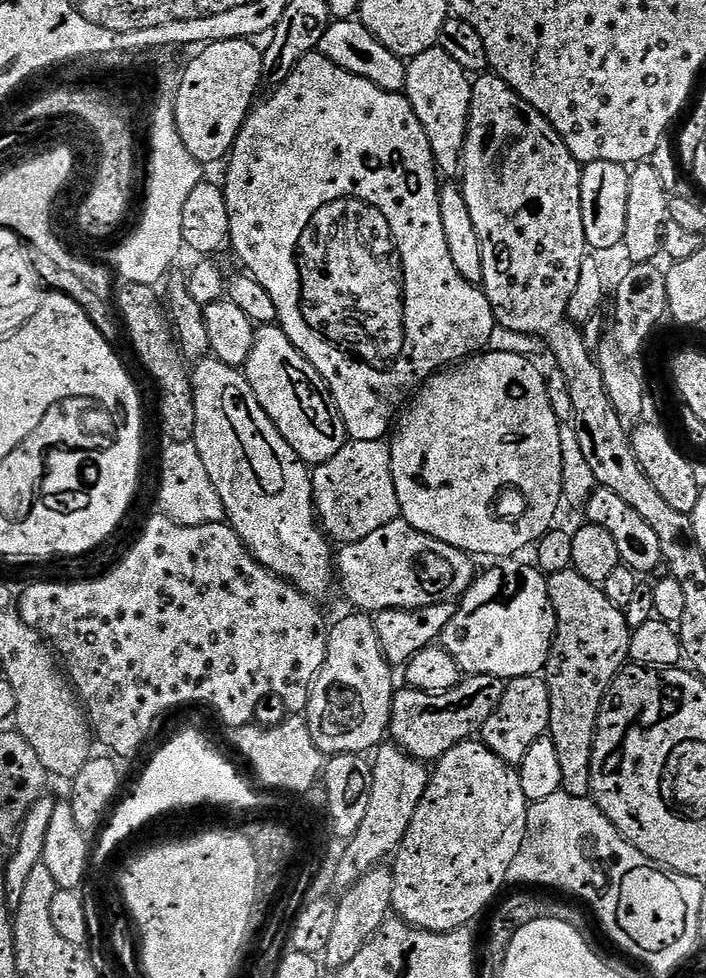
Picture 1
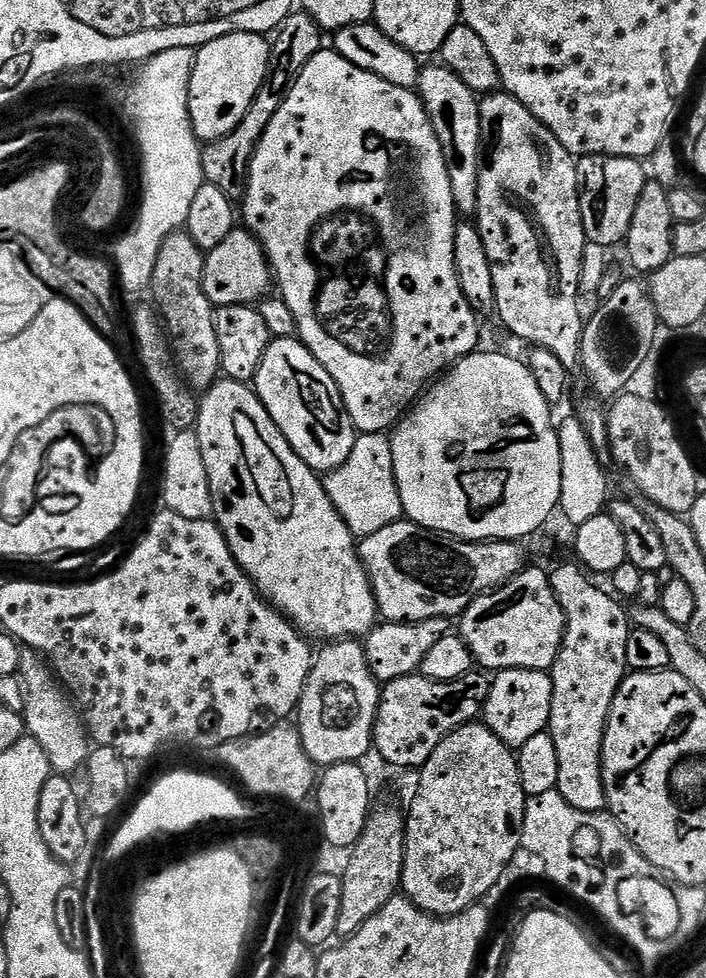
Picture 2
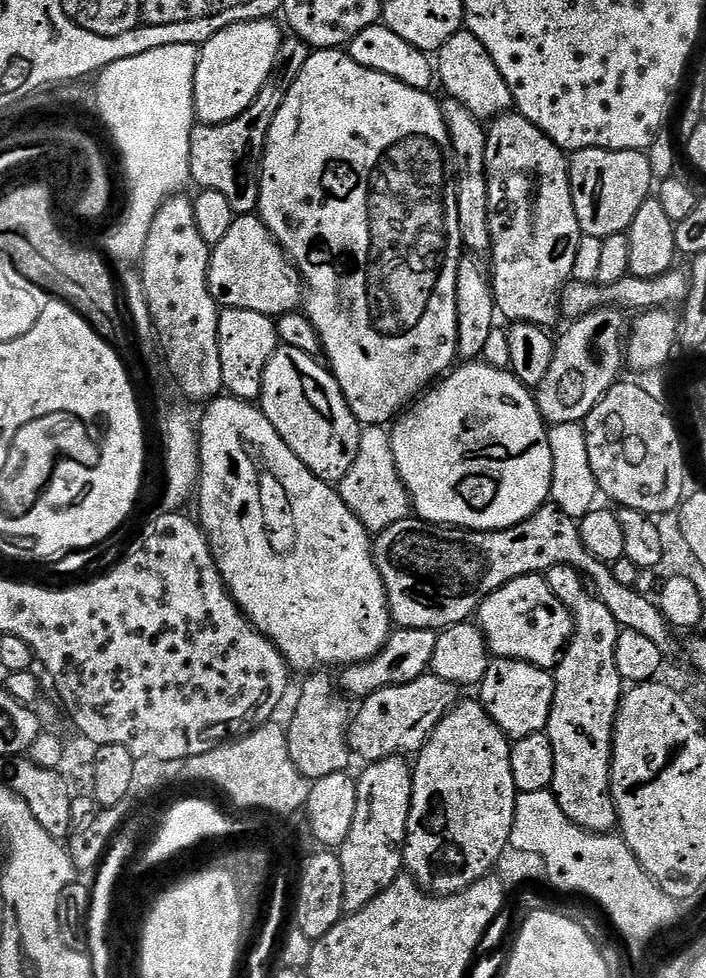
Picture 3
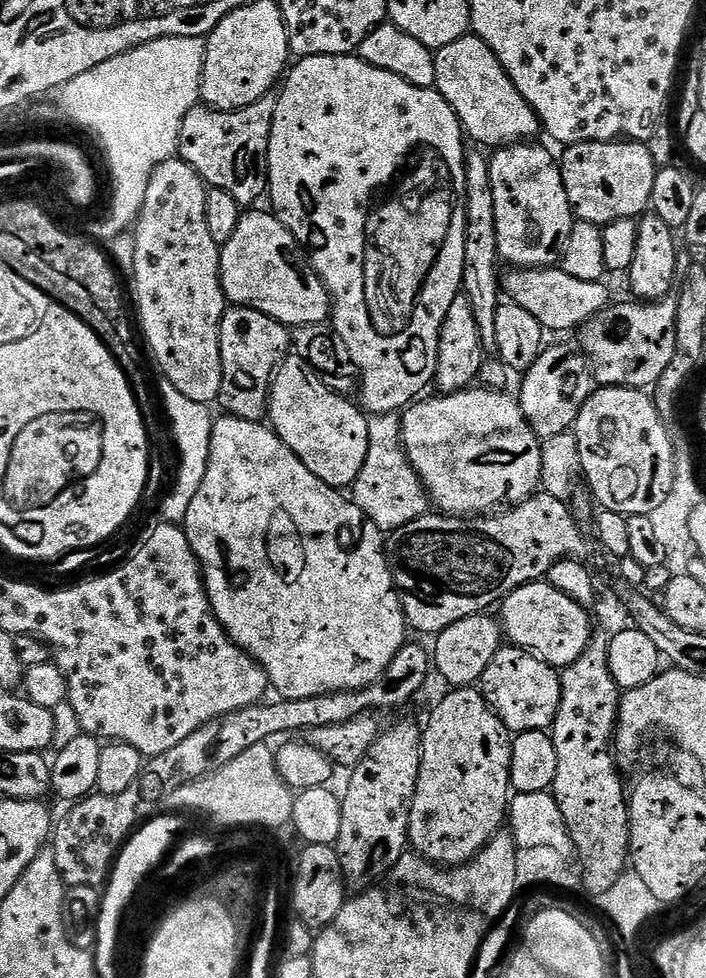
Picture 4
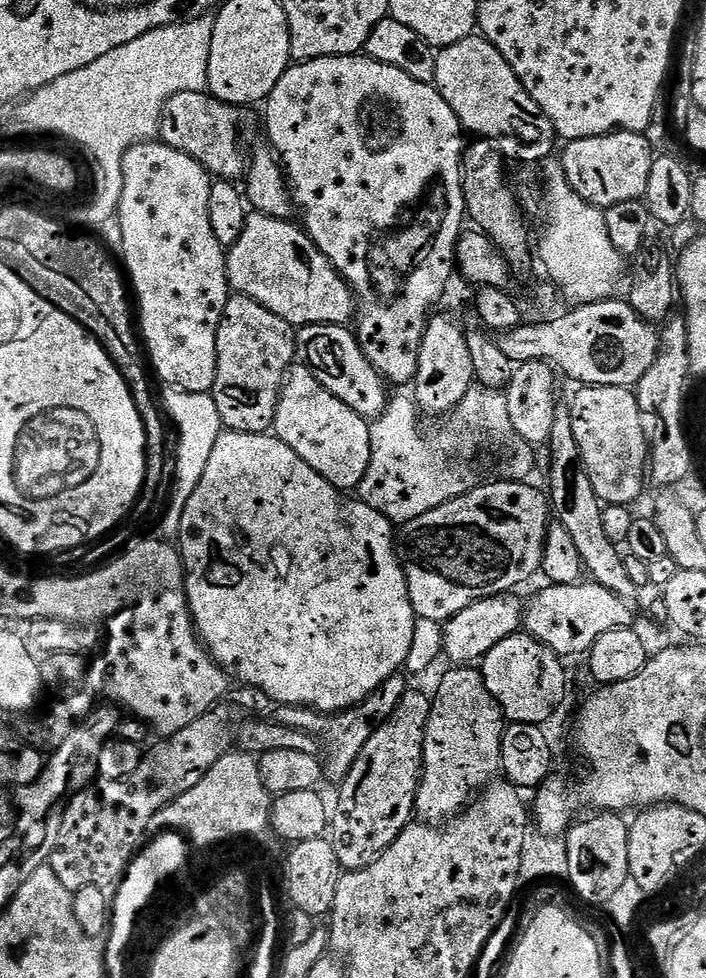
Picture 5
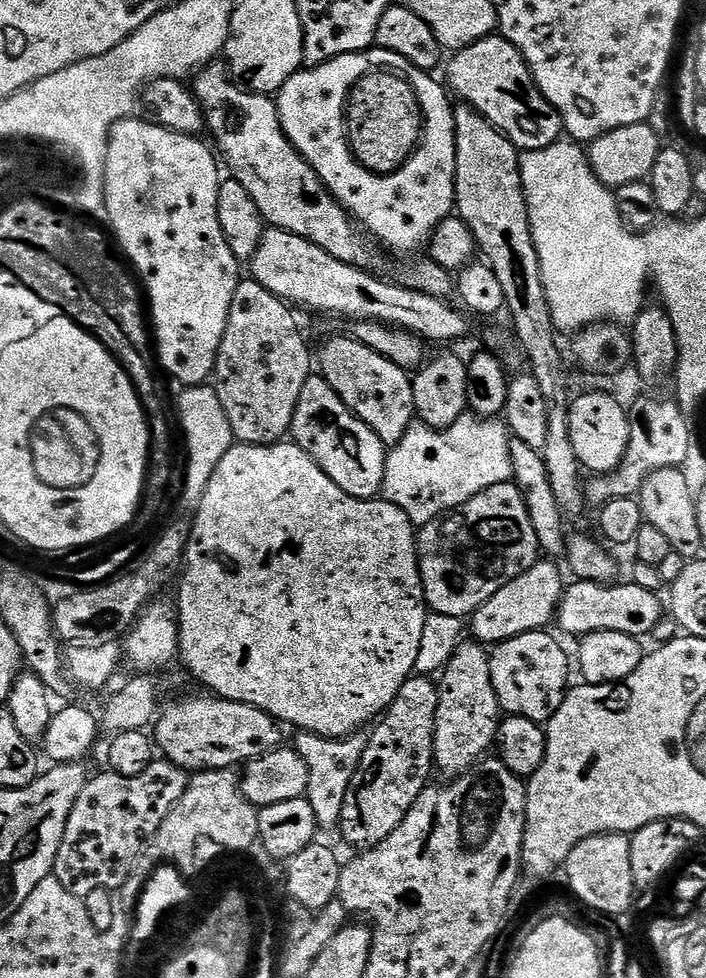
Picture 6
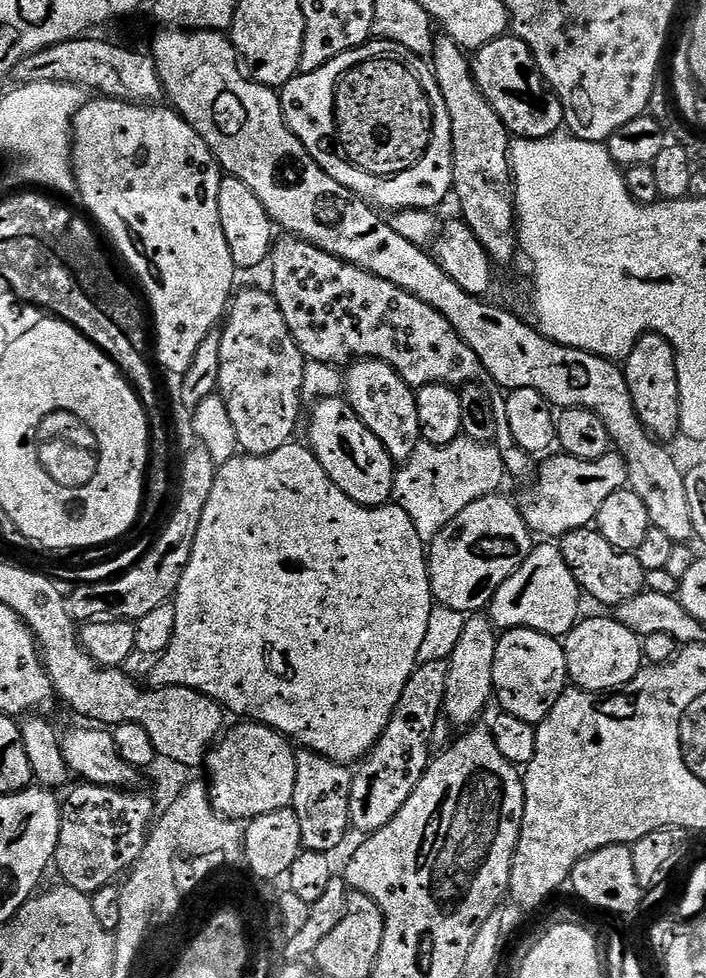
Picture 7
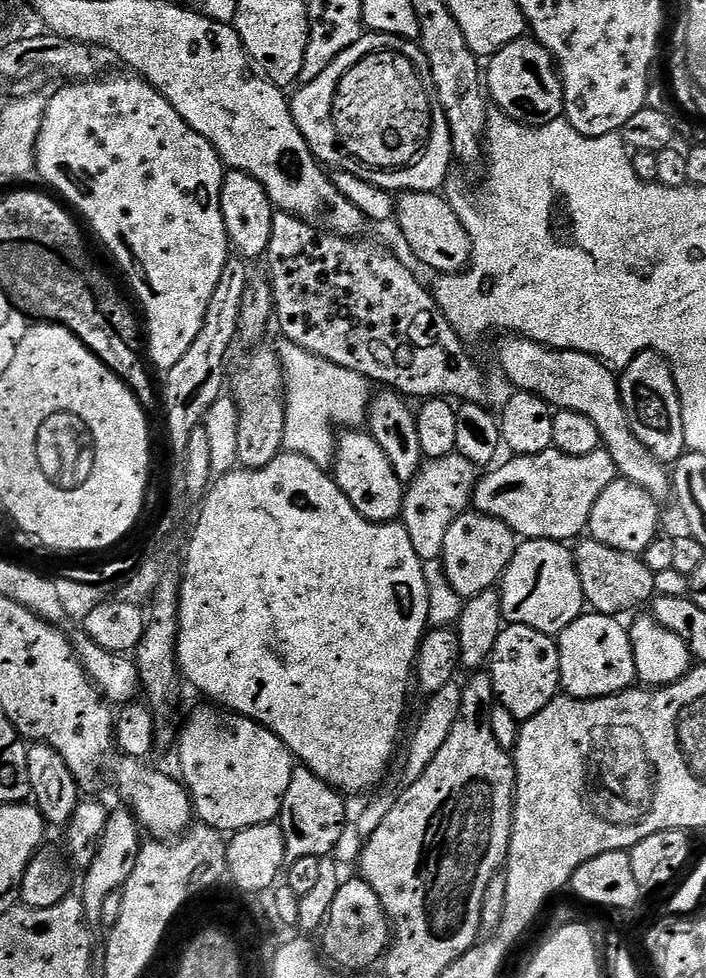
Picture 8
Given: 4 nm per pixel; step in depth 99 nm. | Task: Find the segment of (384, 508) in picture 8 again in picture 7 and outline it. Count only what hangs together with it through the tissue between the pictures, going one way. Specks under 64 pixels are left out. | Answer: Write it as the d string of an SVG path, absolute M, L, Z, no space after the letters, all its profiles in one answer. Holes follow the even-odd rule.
M325 396L323 400L311 405L312 417L308 420L307 447L311 448L318 462L326 470L330 479L342 489L354 502L367 508L378 508L392 500L392 487L396 481L396 468L392 455L378 442L378 438L361 420L356 417L356 411L349 406L347 399L340 396Z

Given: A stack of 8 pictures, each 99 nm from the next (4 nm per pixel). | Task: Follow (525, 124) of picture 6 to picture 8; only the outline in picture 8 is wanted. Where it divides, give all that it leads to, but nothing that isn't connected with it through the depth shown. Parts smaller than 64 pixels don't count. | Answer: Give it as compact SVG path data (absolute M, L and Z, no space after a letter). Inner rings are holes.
M521 38L514 42L510 42L506 46L502 46L490 57L486 64L486 92L490 97L491 103L495 105L499 111L505 112L509 118L522 122L523 124L549 124L550 122L561 119L564 114L564 83L560 80L560 74L557 69L556 62L553 60L551 54L546 50L546 46L542 46L534 38Z

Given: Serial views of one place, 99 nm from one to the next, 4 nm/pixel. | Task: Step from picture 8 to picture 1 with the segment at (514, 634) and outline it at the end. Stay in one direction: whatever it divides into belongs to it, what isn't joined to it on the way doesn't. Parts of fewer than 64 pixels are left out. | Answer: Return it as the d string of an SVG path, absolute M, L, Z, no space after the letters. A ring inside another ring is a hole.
M543 675L523 676L507 681L502 694L502 702L498 702L498 710L486 718L480 727L479 739L494 754L498 754L507 764L519 766L522 758L526 758L526 750L534 746L534 742L548 731L550 722L550 690Z

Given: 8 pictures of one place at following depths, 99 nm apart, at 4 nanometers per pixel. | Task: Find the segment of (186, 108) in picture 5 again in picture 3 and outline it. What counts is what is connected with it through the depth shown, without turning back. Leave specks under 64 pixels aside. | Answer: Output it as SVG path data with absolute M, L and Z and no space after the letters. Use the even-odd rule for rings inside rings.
M293 35L281 39L274 70L252 105L230 122L197 123L193 127L190 138L191 183L197 184L197 189L218 190L218 194L230 198L230 206L237 216L247 216L259 209L260 169L270 126L274 118L278 118L278 110L282 110L282 102L286 102L286 94L290 94L290 86L294 86L298 74L302 74L302 66L306 66L309 55L310 49L305 40Z

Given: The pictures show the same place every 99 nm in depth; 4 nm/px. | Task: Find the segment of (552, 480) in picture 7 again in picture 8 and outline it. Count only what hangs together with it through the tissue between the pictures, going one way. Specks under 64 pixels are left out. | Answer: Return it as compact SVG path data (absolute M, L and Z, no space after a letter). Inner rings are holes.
M603 446L585 456L549 450L508 459L512 460L501 468L493 467L489 476L481 475L477 479L470 504L475 511L506 522L524 540L575 541L581 535L579 532L587 529L594 502L598 502L602 490L618 479L614 458L610 458Z

